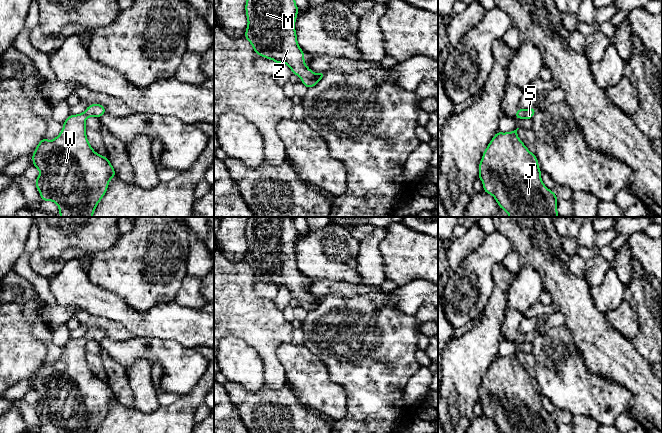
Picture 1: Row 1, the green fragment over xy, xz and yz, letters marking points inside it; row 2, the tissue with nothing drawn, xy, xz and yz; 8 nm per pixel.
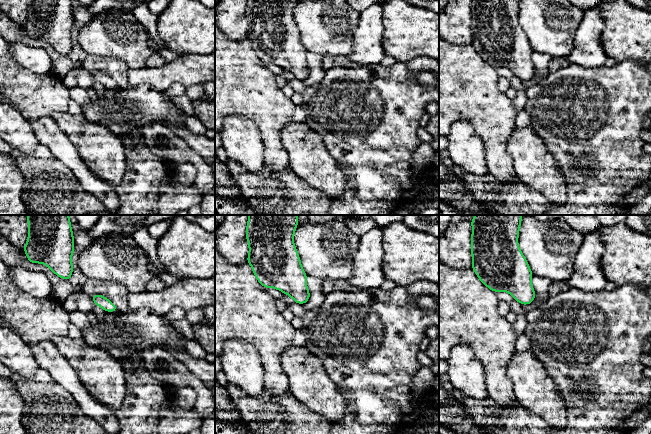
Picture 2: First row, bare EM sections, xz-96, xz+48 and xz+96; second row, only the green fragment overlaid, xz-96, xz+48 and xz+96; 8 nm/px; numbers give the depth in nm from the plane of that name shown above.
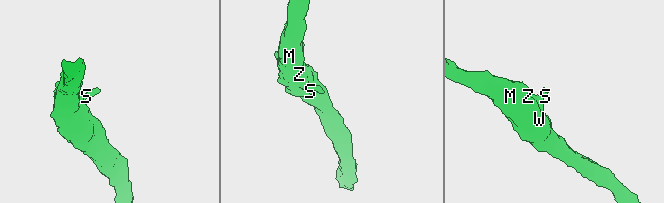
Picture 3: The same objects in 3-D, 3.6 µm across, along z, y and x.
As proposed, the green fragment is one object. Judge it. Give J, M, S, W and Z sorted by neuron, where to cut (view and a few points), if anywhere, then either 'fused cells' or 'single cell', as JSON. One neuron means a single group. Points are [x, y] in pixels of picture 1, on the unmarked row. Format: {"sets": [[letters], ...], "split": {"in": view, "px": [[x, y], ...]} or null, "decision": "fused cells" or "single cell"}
{"sets": [["J", "M", "S", "W", "Z"]], "split": null, "decision": "single cell"}

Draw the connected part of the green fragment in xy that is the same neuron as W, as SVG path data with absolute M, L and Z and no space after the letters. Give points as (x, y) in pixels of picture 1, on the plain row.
M95 327L89 329L84 337L70 339L63 346L61 357L52 365L45 361L36 370L32 379L33 390L39 395L40 399L35 404L35 409L40 416L41 424L54 425L59 433L95 433L97 428L105 419L109 405L116 399L114 392L107 381L97 378L91 371L86 361L85 345L88 341L100 342L105 338L105 331Z

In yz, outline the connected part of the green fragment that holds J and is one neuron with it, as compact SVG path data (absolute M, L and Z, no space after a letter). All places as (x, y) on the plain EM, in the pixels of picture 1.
M517 352L512 356L497 356L488 368L479 388L479 398L483 414L491 418L501 433L557 433L557 420L541 404L541 395L535 378L532 378L517 360Z

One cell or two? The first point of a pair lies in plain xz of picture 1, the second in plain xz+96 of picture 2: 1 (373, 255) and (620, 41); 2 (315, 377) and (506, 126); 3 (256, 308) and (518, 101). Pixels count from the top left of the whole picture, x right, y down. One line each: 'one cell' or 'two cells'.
1: two cells
2: two cells
3: two cells

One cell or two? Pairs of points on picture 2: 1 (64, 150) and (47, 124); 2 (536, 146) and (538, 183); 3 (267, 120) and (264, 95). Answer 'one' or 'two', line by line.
1: one
2: one
3: one

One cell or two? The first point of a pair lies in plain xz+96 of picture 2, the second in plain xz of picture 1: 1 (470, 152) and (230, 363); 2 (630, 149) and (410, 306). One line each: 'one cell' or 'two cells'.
1: one cell
2: two cells

